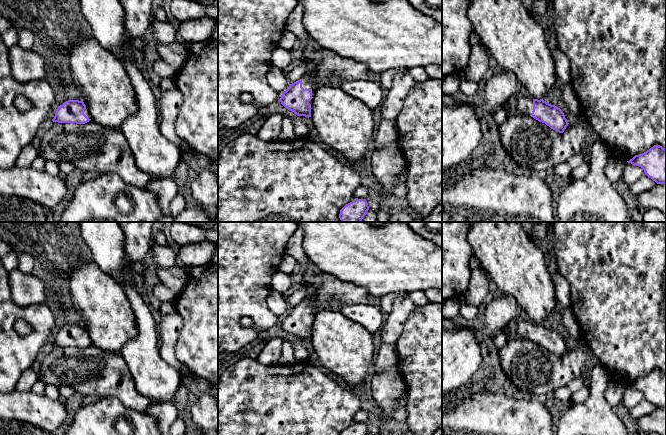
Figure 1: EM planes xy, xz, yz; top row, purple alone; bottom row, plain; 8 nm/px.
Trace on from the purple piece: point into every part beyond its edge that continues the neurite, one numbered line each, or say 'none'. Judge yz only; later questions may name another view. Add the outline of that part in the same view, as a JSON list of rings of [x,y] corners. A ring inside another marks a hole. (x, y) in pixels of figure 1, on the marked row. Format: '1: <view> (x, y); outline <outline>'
1: yz (524, 102); outline [[[522,93],[517,99],[517,109],[520,113],[530,116],[533,111],[533,98]]]

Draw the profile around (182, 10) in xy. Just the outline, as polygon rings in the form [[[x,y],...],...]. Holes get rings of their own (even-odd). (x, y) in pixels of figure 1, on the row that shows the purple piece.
[[[171,0],[170,11],[178,22],[206,17],[218,23],[218,6],[215,5],[203,5],[191,0]]]

